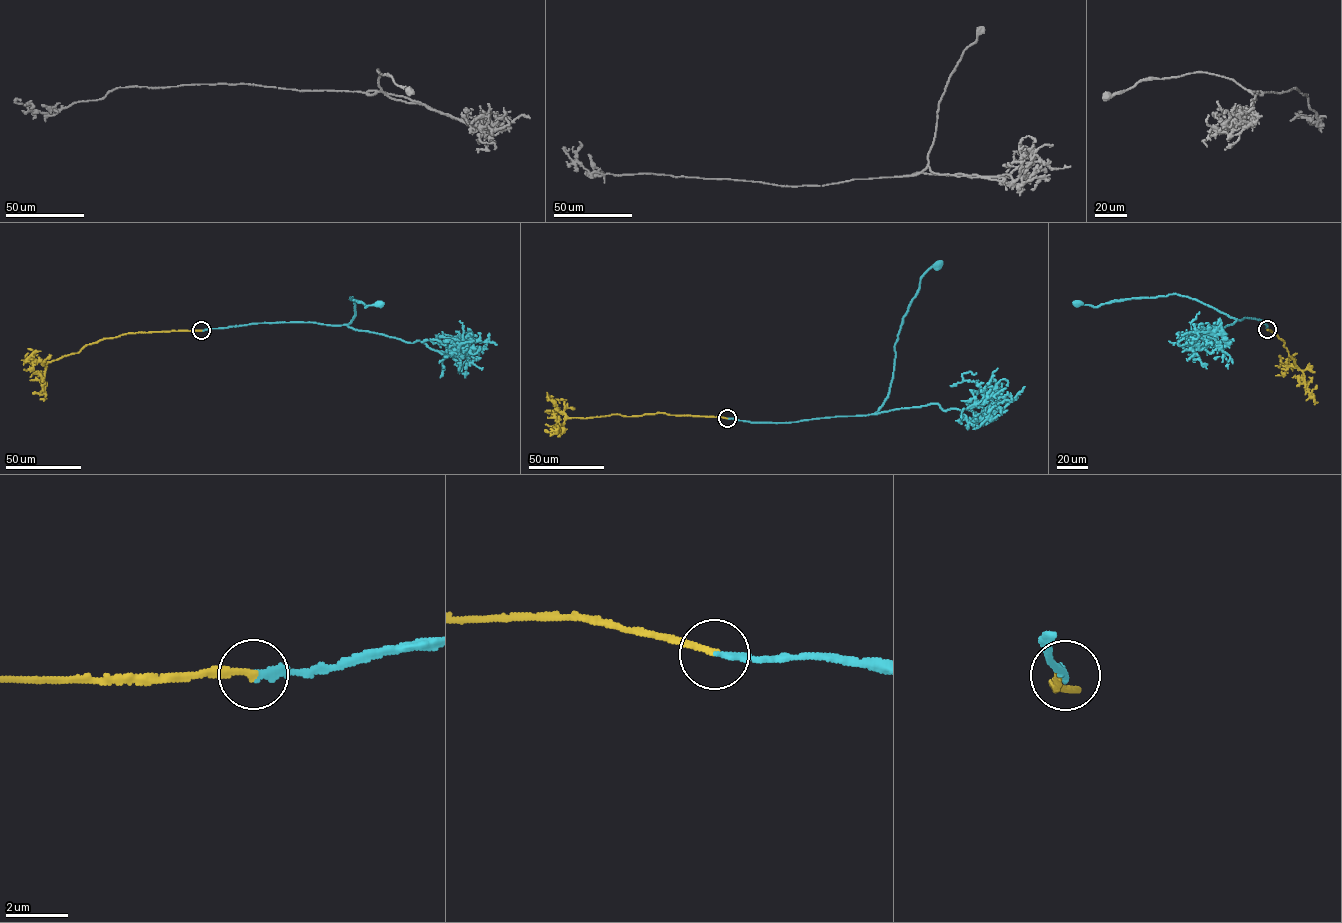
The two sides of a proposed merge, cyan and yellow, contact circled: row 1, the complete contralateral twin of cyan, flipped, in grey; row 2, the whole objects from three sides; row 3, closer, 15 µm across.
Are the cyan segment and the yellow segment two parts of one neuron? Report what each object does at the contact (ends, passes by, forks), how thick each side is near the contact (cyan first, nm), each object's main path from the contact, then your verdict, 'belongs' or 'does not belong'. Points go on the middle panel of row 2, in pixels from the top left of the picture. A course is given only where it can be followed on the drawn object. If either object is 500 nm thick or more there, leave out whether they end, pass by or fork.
cyan ends | yellow ends | 220/200 nm | cyan via (727, 418), (784, 423), (874, 414), (888, 395), (902, 319), (920, 278), (937, 264) | yellow via (727, 418), (664, 413), (611, 414), (568, 418), (554, 431), (545, 430) | belongs

